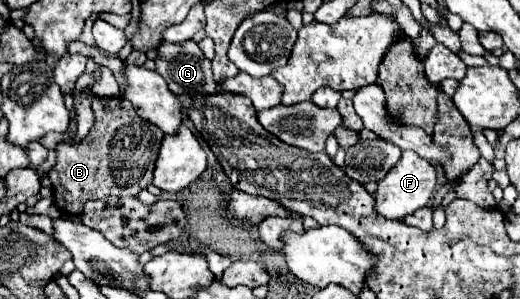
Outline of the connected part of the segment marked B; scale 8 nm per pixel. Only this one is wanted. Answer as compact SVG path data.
M92 98L92 110L94 110L94 126L90 128L88 136L84 138L82 144L70 146L70 144L58 144L56 150L56 164L50 170L48 178L52 180L54 186L54 202L64 214L80 214L84 204L88 200L104 198L104 196L138 196L140 190L148 188L152 184L152 172L154 172L154 160L158 156L158 146L164 136L160 128L154 124L142 120L132 104L124 98Z

